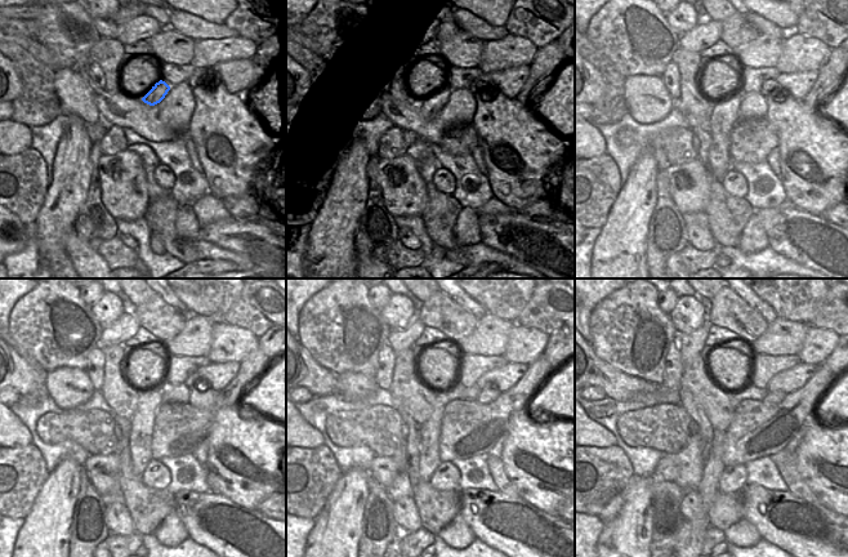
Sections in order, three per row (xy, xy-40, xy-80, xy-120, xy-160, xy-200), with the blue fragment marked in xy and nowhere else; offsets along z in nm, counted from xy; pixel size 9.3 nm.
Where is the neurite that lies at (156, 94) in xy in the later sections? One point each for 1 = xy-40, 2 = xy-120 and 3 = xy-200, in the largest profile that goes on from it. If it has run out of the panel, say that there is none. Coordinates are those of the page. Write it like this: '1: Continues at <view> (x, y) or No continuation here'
1: Continues at xy-40 (433, 103)
2: Continues at xy-120 (142, 424)
3: Continues at xy-200 (690, 540).

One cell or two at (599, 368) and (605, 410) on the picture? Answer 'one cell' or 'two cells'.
two cells

